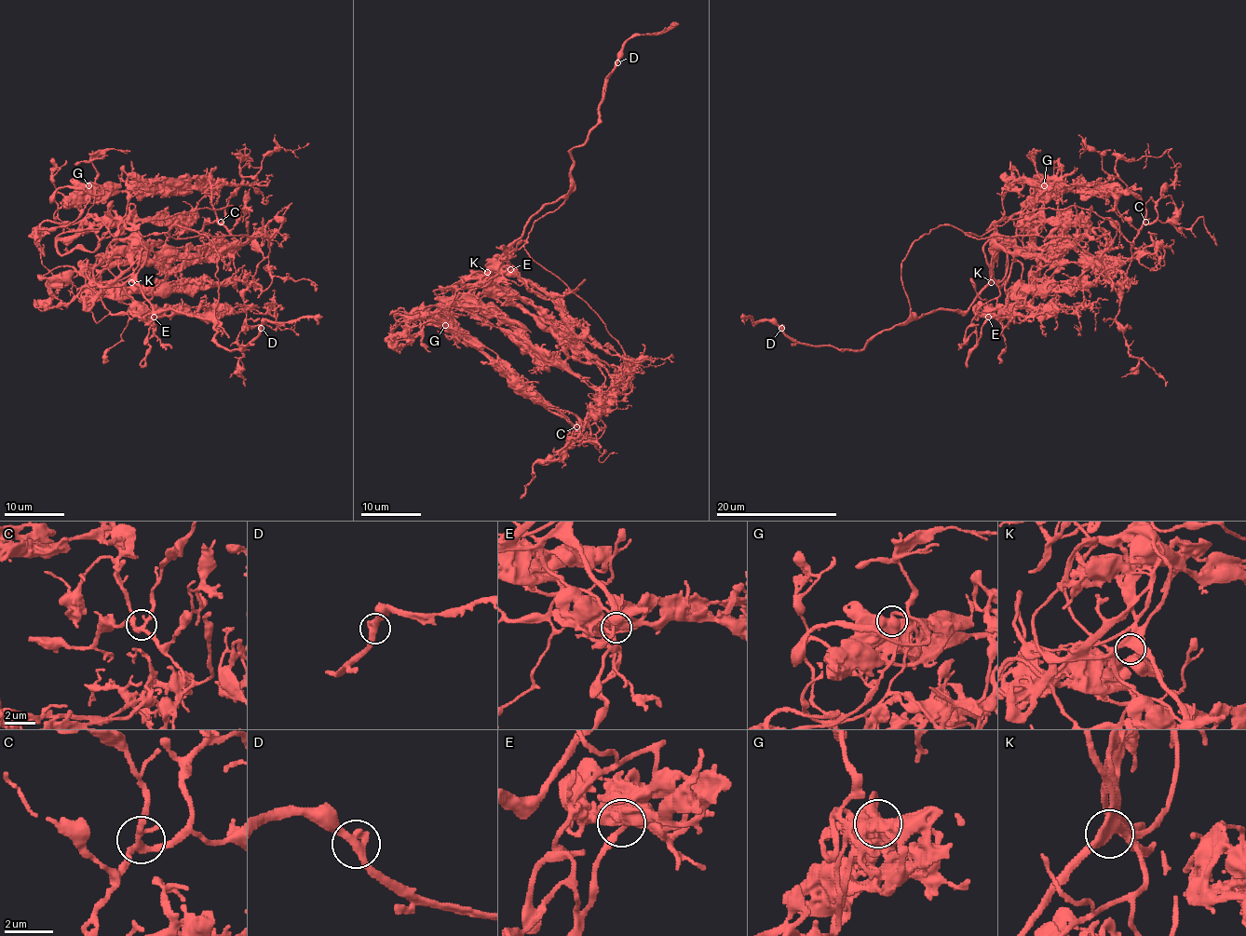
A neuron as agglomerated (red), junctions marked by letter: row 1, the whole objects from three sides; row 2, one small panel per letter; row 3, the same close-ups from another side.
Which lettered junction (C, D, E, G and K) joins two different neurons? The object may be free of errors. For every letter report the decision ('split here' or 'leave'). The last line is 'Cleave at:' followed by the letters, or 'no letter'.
C: leave
D: leave
E: leave
G: leave
K: leave
Cleave at: no letter

